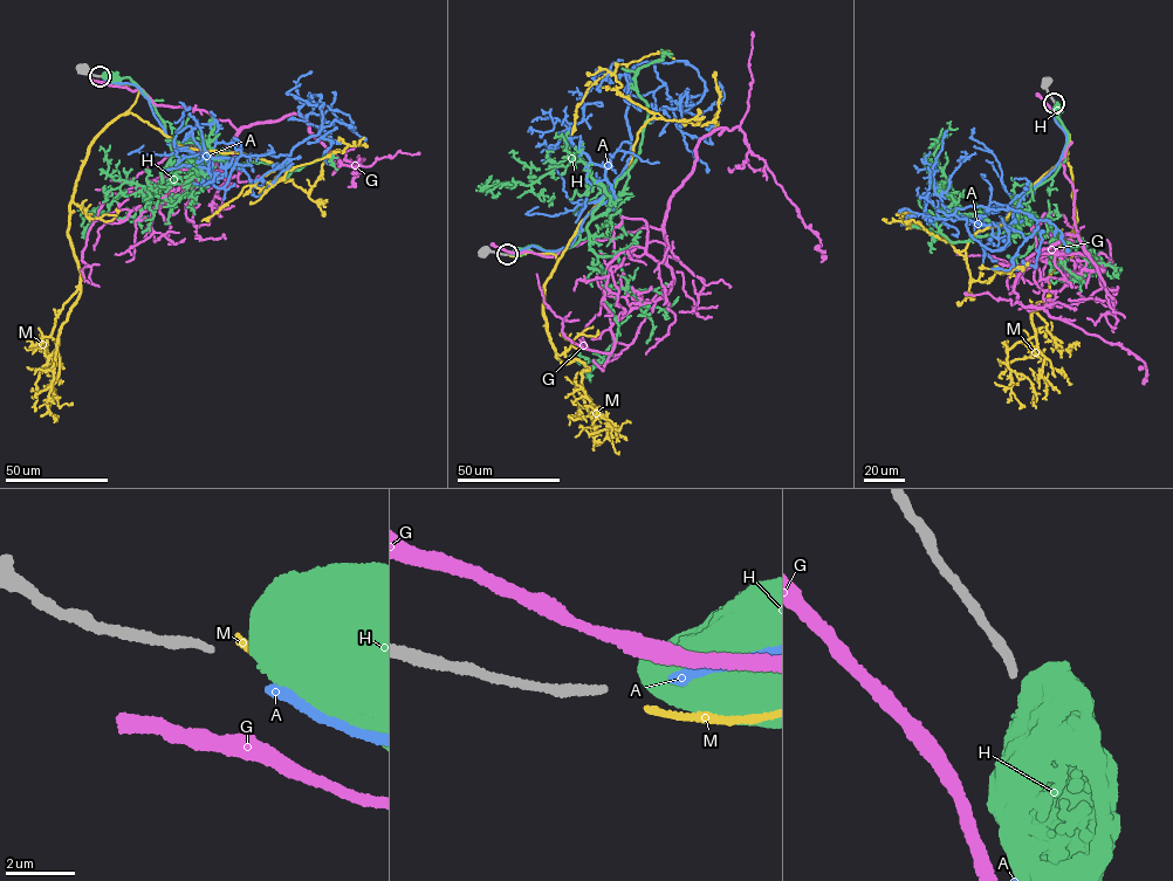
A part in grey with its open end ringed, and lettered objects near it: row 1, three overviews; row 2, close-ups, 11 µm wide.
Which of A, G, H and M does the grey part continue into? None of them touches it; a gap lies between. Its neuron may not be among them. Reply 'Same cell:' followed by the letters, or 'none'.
Same cell: A

